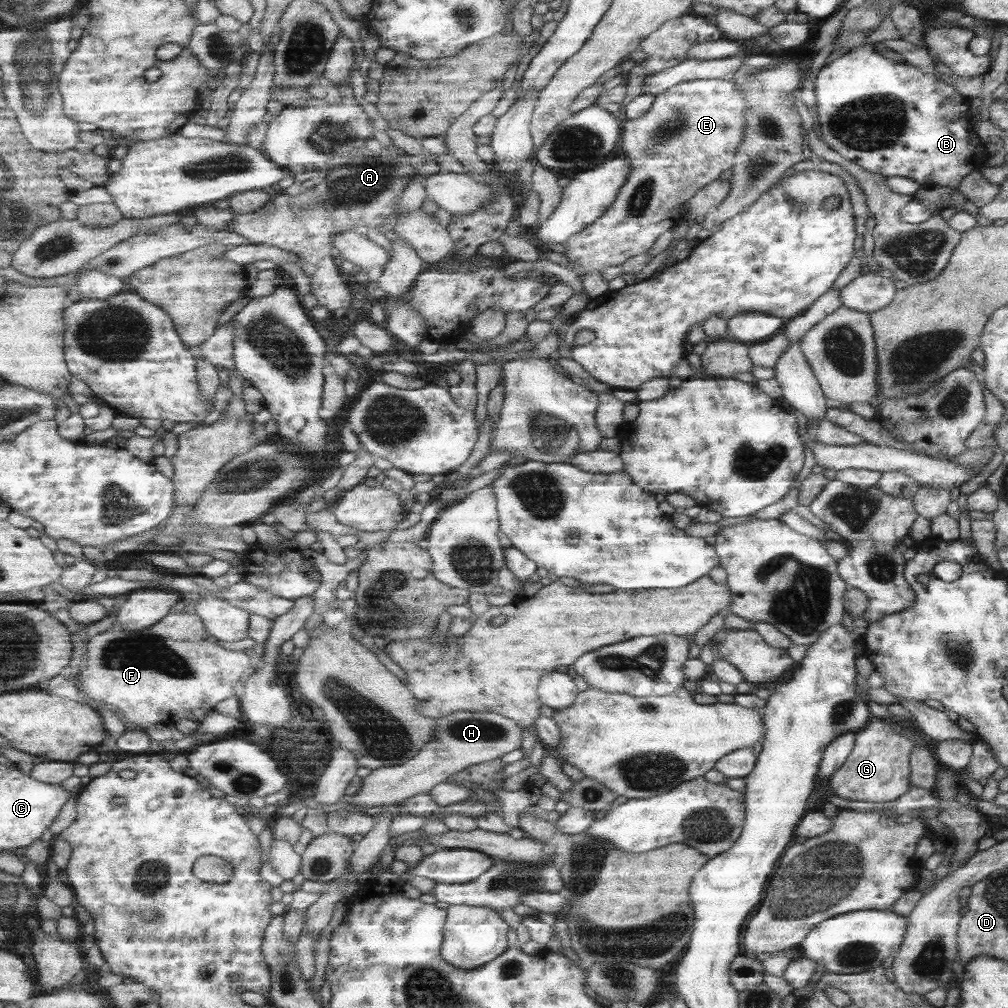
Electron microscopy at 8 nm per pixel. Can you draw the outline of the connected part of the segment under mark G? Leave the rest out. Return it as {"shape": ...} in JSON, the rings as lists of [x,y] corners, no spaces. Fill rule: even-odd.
{"shape":[[[871,716],[864,728],[854,734],[854,741],[843,764],[829,777],[828,784],[833,796],[849,800],[849,802],[889,802],[899,798],[910,789],[910,770],[908,756],[915,741],[895,733],[888,725],[888,719]]]}

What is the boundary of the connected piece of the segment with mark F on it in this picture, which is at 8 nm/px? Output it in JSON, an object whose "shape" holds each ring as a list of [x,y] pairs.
{"shape":[[[185,611],[170,613],[156,625],[135,633],[125,631],[119,622],[115,622],[111,629],[92,635],[85,643],[87,651],[78,675],[79,691],[94,701],[115,706],[117,712],[113,713],[120,720],[124,716],[140,728],[149,728],[159,722],[175,724],[180,719],[194,720],[201,726],[219,702],[229,696],[239,696],[244,682],[257,670],[249,660],[251,656],[209,642],[208,636],[210,634],[203,620],[196,614],[185,614]]]}

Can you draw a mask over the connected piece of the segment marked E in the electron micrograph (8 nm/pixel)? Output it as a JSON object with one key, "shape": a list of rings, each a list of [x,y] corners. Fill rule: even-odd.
{"shape":[[[706,79],[706,80],[691,80],[689,82],[679,82],[667,90],[663,90],[661,94],[654,96],[653,103],[649,107],[649,110],[645,112],[645,115],[636,120],[628,121],[622,126],[622,150],[626,154],[626,157],[630,160],[632,164],[632,174],[627,179],[627,183],[623,186],[623,189],[619,191],[616,202],[609,207],[607,213],[603,217],[598,218],[593,224],[590,224],[588,227],[583,228],[581,232],[578,232],[575,236],[571,237],[567,243],[563,246],[566,248],[564,256],[568,258],[568,264],[570,264],[570,270],[573,270],[577,275],[582,279],[584,291],[589,298],[597,298],[598,296],[604,295],[609,291],[609,284],[603,276],[603,270],[609,268],[610,266],[619,266],[623,264],[625,260],[629,260],[631,256],[637,256],[637,254],[643,254],[647,251],[647,248],[655,242],[655,239],[665,232],[665,230],[655,230],[655,224],[663,222],[667,224],[665,228],[669,228],[671,222],[677,222],[677,220],[682,220],[682,214],[679,212],[683,211],[684,204],[689,201],[690,197],[693,197],[693,194],[697,193],[697,190],[704,189],[706,185],[709,185],[709,182],[719,179],[719,174],[723,170],[727,170],[732,165],[732,160],[736,151],[735,146],[739,146],[739,141],[741,134],[743,134],[743,116],[745,116],[745,107],[743,100],[741,100],[741,93],[737,89],[737,84],[734,84],[734,81],[731,79]]]}

